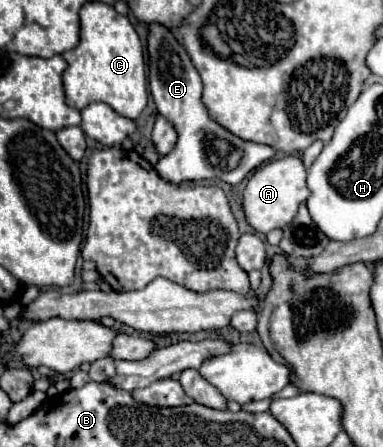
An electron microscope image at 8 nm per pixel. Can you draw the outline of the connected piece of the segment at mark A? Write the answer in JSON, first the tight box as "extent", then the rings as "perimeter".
{"extent":[242,157,310,233],"perimeter":[[[282,157],[272,159],[264,163],[262,167],[252,173],[252,177],[246,183],[246,189],[242,193],[242,209],[246,215],[246,221],[254,227],[258,233],[268,233],[272,229],[284,227],[294,219],[298,205],[308,199],[310,191],[306,187],[306,167],[300,157]]]}

